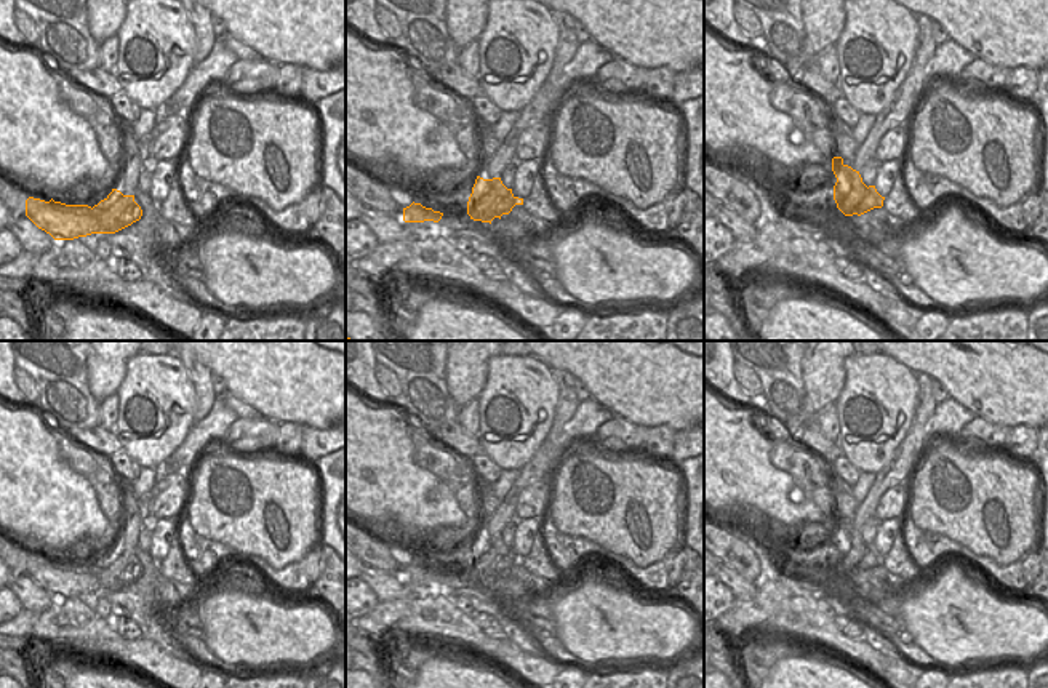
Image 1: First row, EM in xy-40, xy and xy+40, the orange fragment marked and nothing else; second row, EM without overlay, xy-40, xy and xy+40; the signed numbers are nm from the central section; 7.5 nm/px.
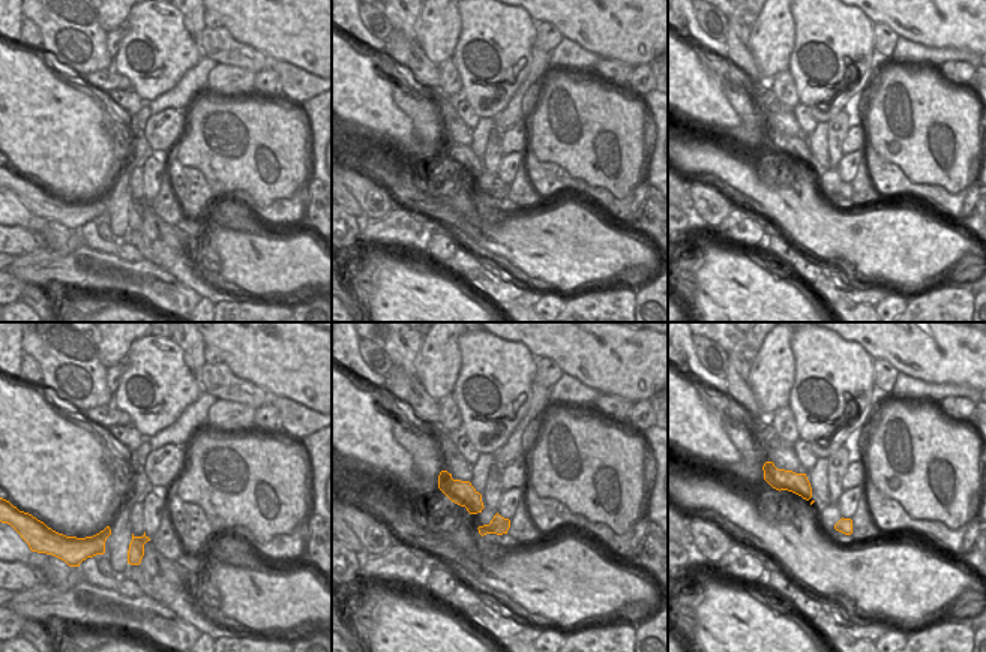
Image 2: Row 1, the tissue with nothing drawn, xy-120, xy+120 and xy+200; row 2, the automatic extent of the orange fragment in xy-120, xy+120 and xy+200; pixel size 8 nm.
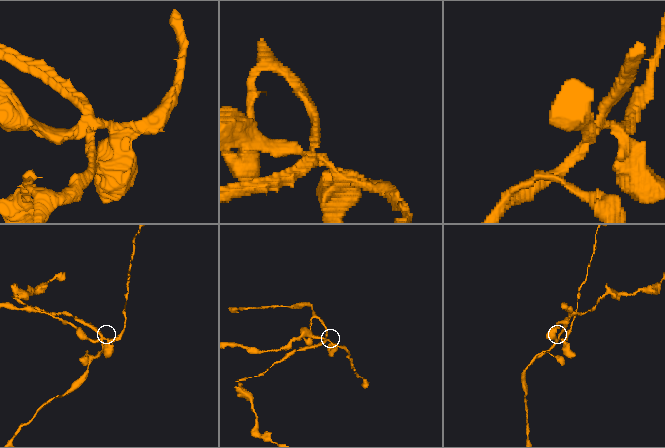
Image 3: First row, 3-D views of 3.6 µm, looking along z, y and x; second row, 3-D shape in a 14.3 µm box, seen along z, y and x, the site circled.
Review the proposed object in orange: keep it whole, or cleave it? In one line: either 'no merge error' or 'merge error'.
merge error

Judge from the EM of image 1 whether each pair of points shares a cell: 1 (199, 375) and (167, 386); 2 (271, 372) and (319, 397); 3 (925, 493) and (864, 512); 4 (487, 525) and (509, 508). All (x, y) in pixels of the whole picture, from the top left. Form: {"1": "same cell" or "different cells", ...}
{"1": "different cells", "2": "same cell", "3": "different cells", "4": "same cell"}

